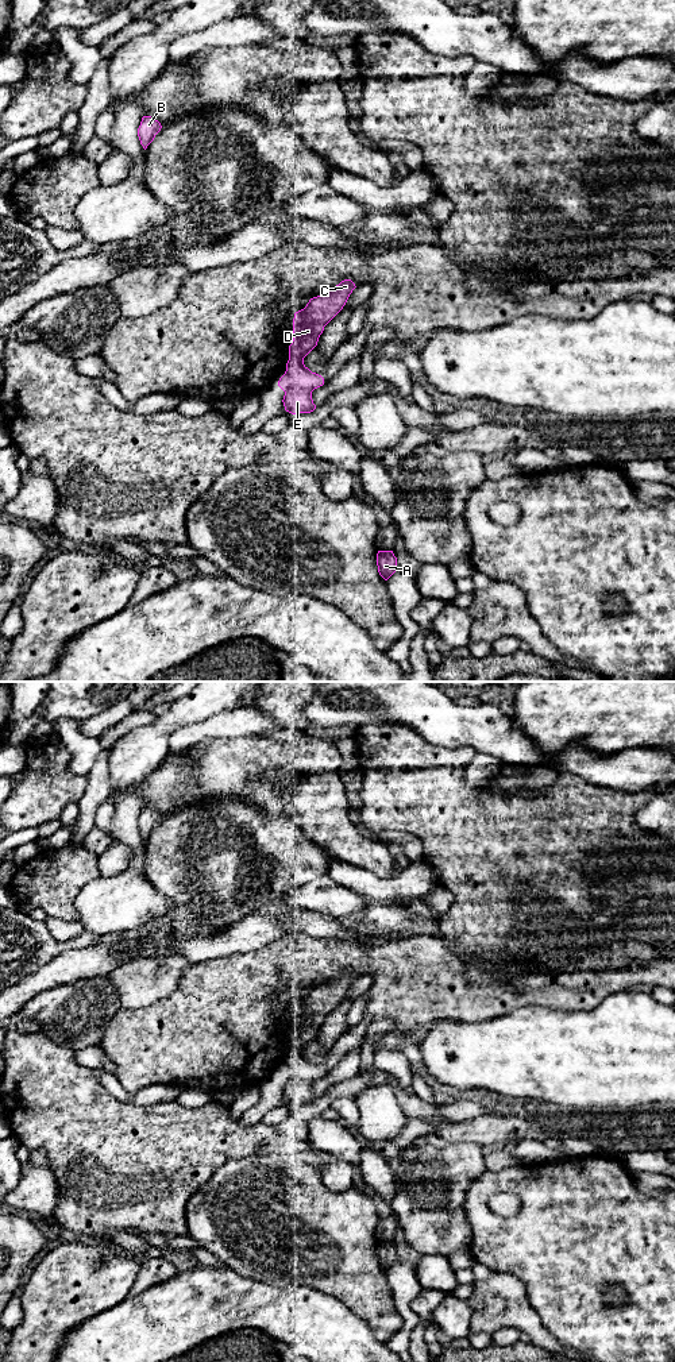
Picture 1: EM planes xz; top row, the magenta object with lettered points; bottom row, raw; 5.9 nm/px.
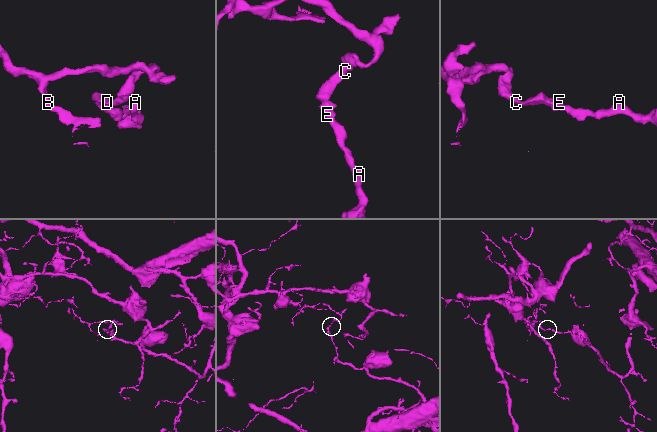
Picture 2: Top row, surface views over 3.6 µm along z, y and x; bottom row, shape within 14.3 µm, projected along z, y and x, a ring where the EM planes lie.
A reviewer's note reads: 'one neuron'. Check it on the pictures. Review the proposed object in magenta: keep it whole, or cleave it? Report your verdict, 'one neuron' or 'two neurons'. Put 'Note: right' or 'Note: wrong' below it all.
one neuron
Note: right

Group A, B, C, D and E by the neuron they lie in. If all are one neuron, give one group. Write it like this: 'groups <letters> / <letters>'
groups A B C D E

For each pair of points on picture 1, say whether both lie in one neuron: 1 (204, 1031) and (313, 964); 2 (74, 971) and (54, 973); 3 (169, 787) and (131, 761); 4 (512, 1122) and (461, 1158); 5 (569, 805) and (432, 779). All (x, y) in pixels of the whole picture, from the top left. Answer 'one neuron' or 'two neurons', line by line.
1: one neuron
2: one neuron
3: two neurons
4: two neurons
5: one neuron

